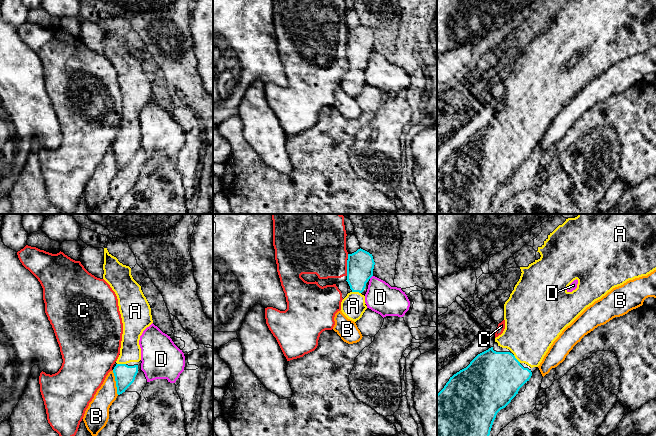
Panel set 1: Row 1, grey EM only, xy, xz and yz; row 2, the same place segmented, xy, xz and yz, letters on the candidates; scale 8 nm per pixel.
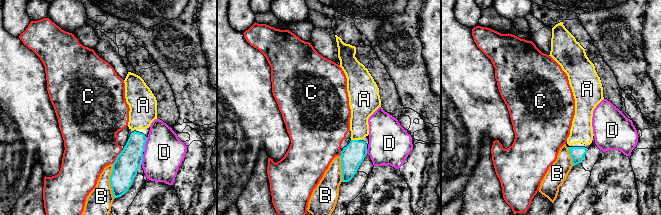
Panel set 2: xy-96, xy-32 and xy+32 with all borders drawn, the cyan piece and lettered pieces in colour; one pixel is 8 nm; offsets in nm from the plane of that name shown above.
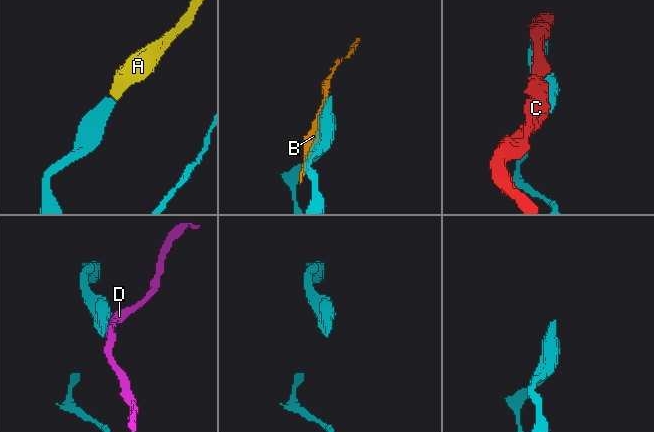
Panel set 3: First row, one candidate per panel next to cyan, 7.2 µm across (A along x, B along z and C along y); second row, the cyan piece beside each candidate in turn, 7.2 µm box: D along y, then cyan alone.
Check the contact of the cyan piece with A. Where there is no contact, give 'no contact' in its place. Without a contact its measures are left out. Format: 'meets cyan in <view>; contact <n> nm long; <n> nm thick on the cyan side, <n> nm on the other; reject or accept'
meets cyan in xy; contact 70 nm long; 160 nm thick on the cyan side, 170 nm on the other; accept

